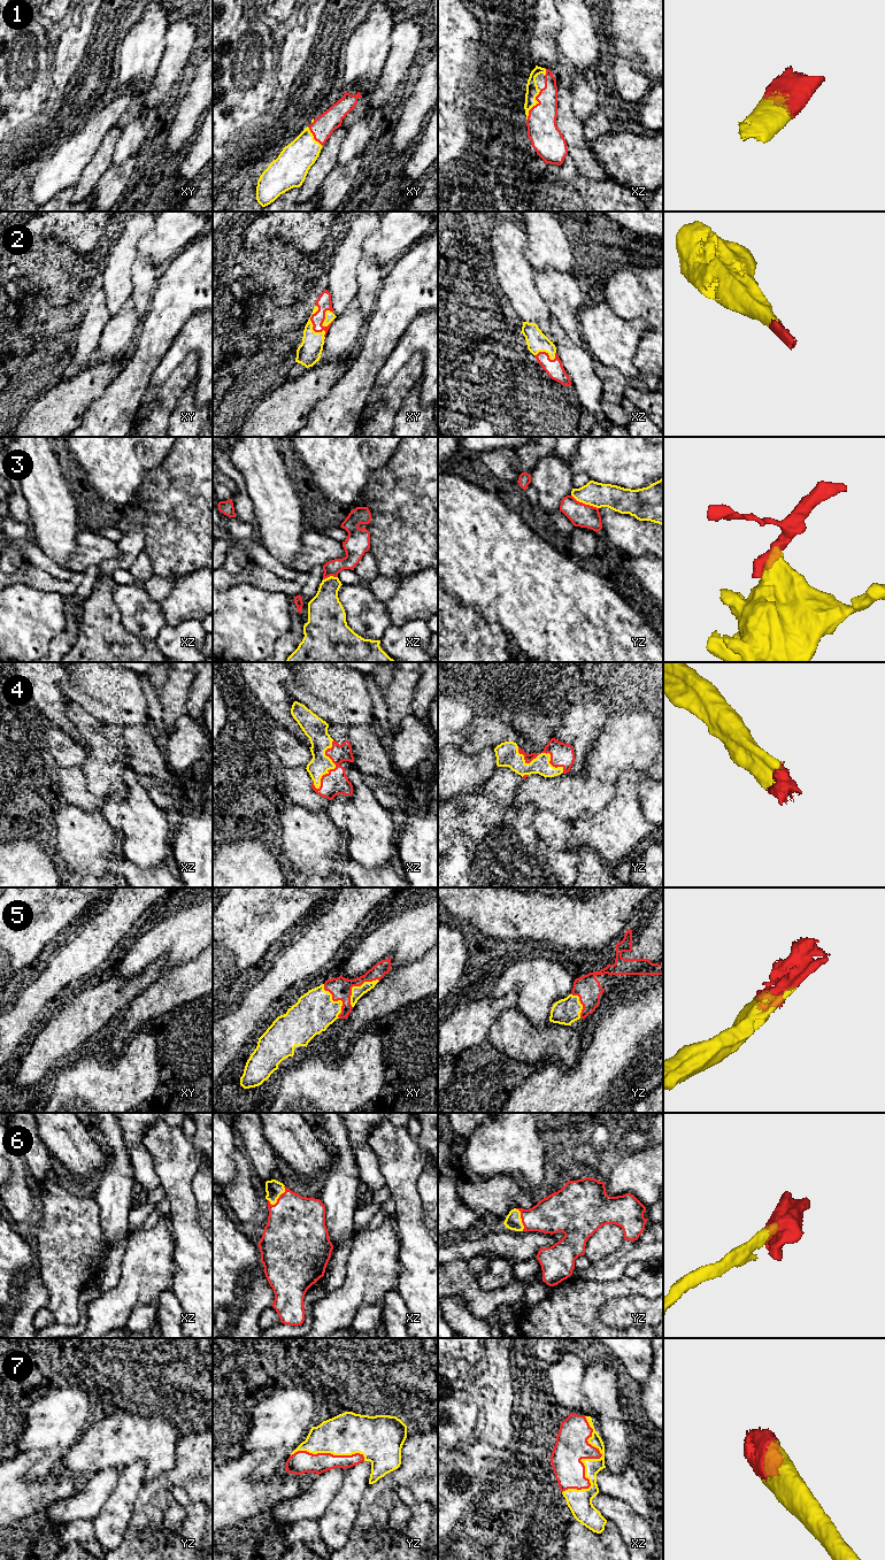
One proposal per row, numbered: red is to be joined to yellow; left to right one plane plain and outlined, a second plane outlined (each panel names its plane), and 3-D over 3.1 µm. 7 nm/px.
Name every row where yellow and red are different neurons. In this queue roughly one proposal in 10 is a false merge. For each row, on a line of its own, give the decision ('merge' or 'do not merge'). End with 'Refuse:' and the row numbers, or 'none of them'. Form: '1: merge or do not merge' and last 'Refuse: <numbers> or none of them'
1: merge
2: merge
3: do not merge
4: merge
5: merge
6: merge
7: merge
Refuse: 3

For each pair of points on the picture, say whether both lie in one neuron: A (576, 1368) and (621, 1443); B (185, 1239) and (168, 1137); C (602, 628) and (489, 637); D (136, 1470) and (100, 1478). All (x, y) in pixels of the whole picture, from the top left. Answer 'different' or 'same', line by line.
A: different
B: same
C: different
D: different

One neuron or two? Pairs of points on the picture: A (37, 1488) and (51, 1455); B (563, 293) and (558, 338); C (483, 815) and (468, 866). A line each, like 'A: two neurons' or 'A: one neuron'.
A: two neurons
B: two neurons
C: one neuron

